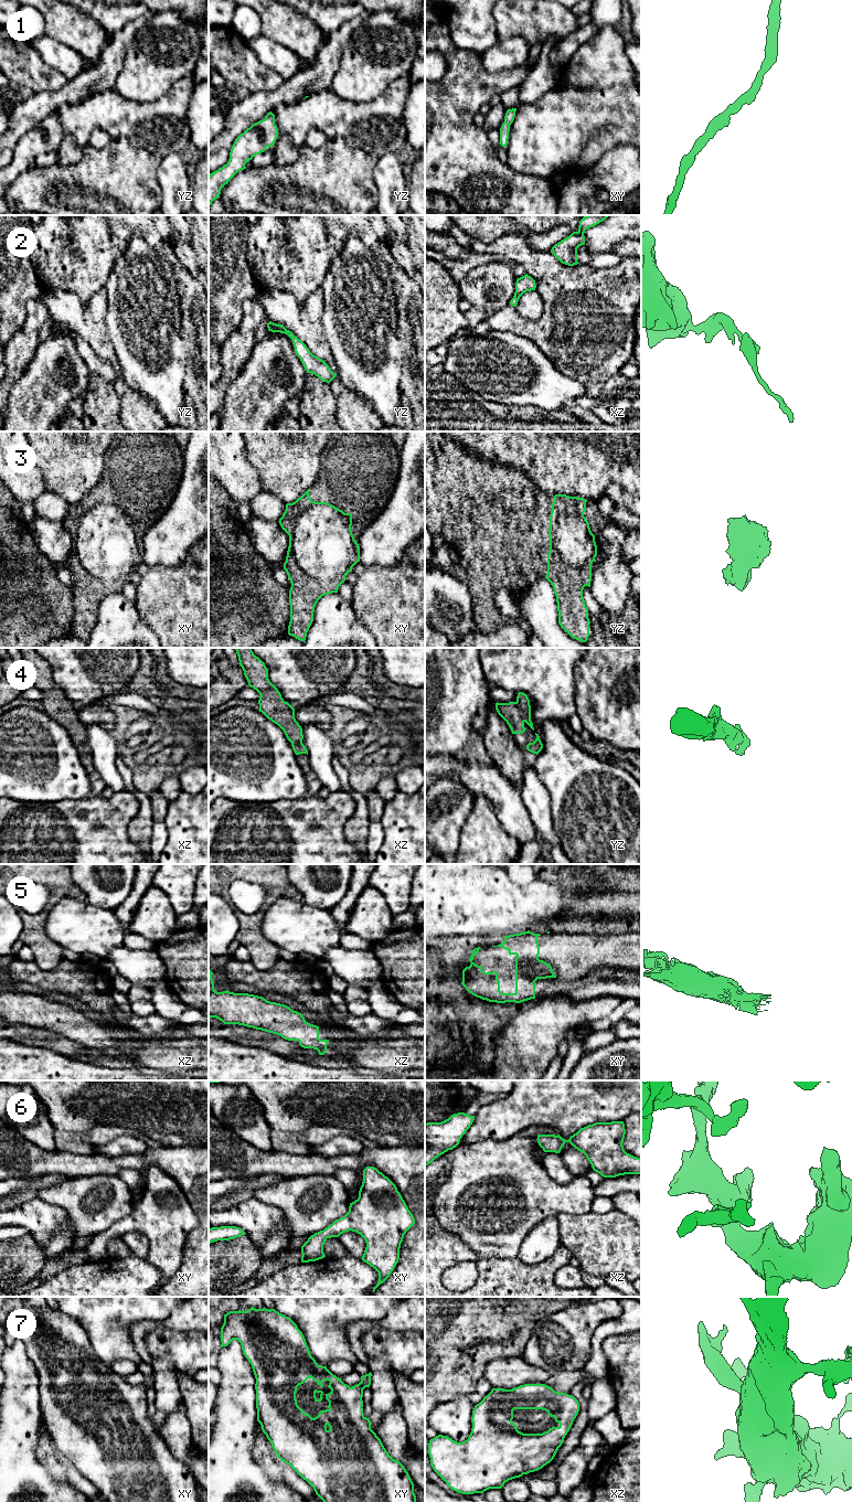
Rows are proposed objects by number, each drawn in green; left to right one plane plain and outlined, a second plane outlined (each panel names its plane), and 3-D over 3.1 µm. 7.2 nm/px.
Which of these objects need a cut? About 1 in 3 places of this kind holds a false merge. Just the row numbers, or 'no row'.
no row

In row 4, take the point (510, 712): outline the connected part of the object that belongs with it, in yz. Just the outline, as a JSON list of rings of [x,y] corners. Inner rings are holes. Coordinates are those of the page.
[[[519,692],[515,702],[496,703],[498,714],[507,722],[512,734],[521,734],[525,732],[526,723],[533,731],[531,721],[531,705],[528,695]]]

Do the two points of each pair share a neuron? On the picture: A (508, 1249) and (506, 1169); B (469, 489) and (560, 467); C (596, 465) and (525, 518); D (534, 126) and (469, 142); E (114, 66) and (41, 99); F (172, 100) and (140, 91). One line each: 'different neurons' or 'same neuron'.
A: same neuron
B: different neurons
C: different neurons
D: different neurons
E: same neuron
F: different neurons

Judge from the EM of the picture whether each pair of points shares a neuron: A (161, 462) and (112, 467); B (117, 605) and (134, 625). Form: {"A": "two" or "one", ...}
{"A": "one", "B": "one"}

